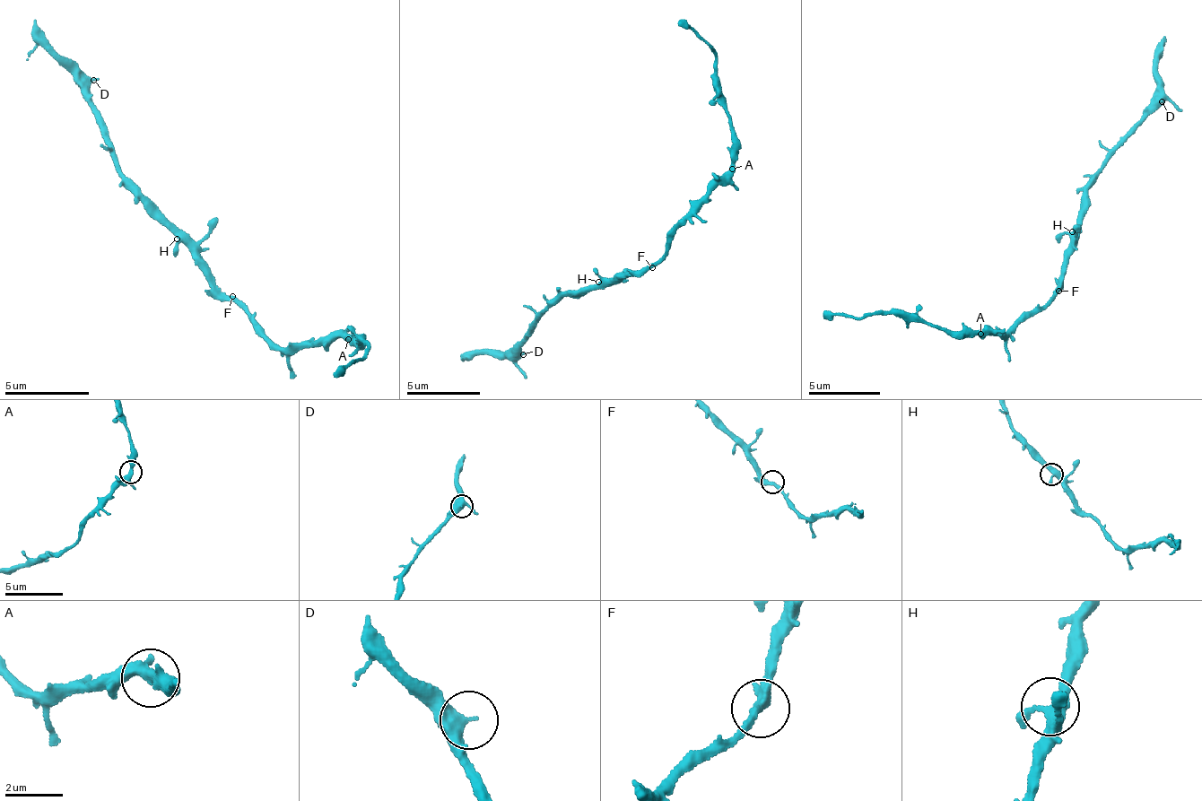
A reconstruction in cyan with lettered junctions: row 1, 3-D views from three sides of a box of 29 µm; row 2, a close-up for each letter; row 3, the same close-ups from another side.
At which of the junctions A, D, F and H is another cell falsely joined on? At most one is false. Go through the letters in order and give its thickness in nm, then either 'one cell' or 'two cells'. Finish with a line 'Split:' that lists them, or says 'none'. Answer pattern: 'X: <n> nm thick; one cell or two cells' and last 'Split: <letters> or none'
A: 340 nm thick; one cell
D: 340 nm thick; one cell
F: 320 nm thick; one cell
H: 360 nm thick; one cell
Split: none

